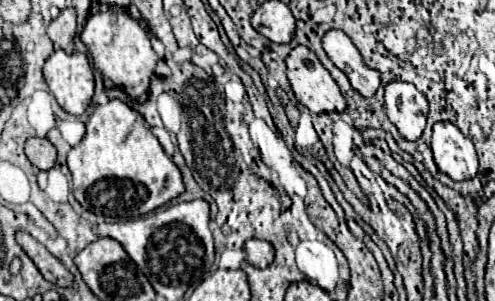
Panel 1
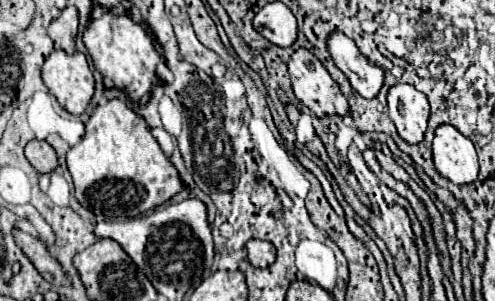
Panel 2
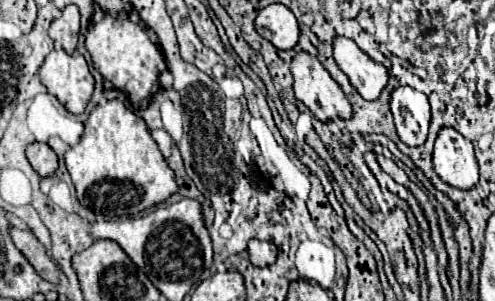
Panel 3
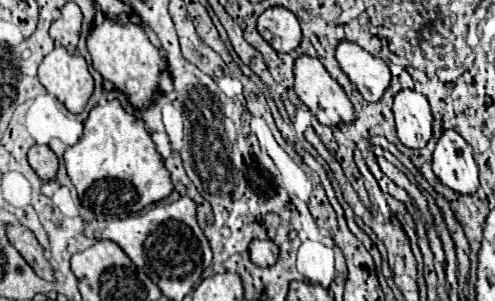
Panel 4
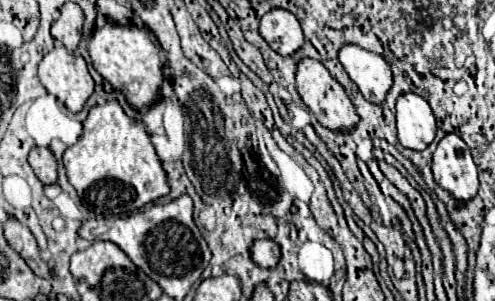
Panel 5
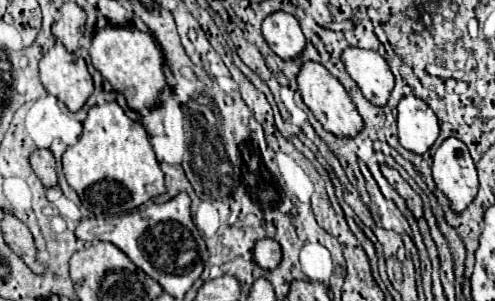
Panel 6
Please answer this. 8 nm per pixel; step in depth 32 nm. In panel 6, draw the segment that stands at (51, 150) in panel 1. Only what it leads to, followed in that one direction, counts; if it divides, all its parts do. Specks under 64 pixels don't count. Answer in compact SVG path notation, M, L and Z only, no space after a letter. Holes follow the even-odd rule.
M36 150L30 156L30 164L46 188L56 186L56 162L50 150Z

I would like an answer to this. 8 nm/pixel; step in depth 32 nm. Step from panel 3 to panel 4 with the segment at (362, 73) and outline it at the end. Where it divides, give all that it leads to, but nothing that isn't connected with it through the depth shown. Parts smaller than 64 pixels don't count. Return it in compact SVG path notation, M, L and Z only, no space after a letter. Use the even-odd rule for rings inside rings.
M340 42L336 48L336 60L342 70L348 74L352 84L368 102L378 102L390 86L390 68L388 64L362 50L354 42Z

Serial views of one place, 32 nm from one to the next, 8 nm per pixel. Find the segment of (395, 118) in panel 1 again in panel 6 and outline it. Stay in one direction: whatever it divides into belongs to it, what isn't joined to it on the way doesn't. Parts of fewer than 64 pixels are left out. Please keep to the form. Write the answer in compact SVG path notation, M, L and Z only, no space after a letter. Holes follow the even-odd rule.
M406 96L398 104L398 138L400 144L414 152L426 154L440 136L440 124L432 108L416 98Z

